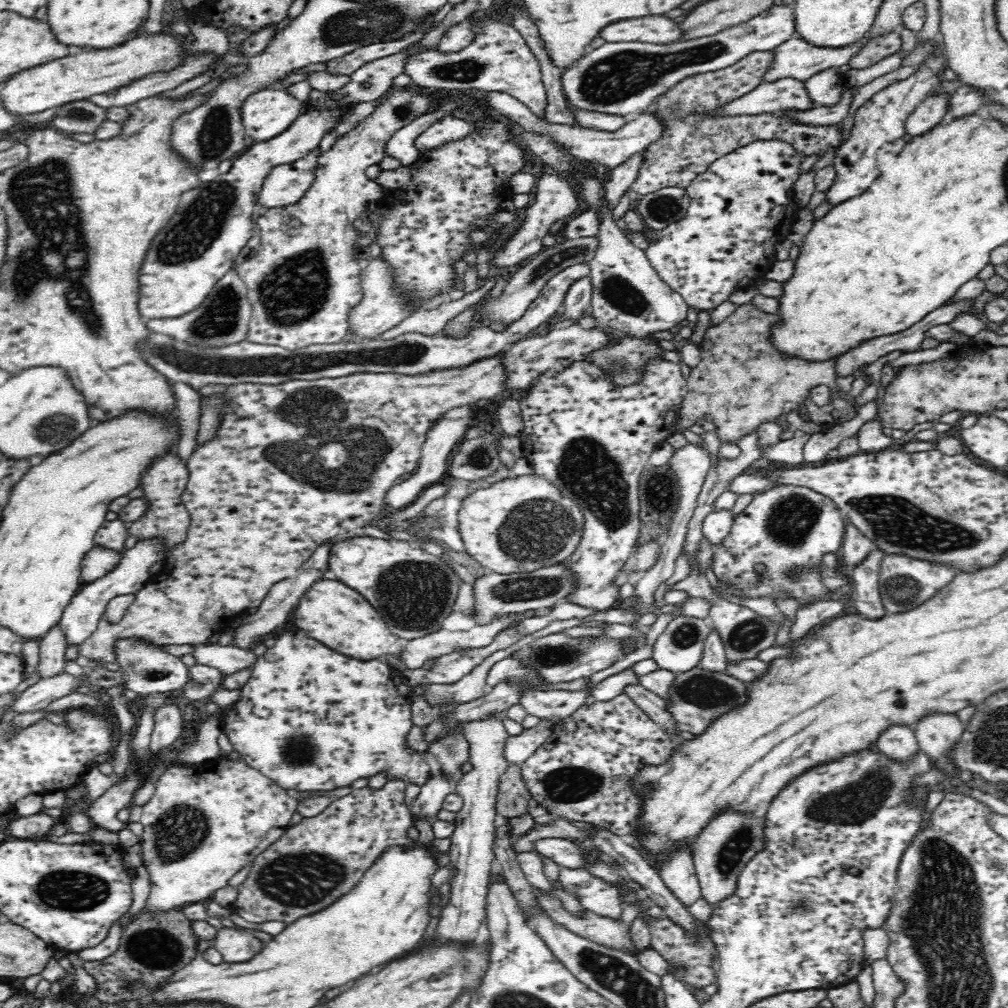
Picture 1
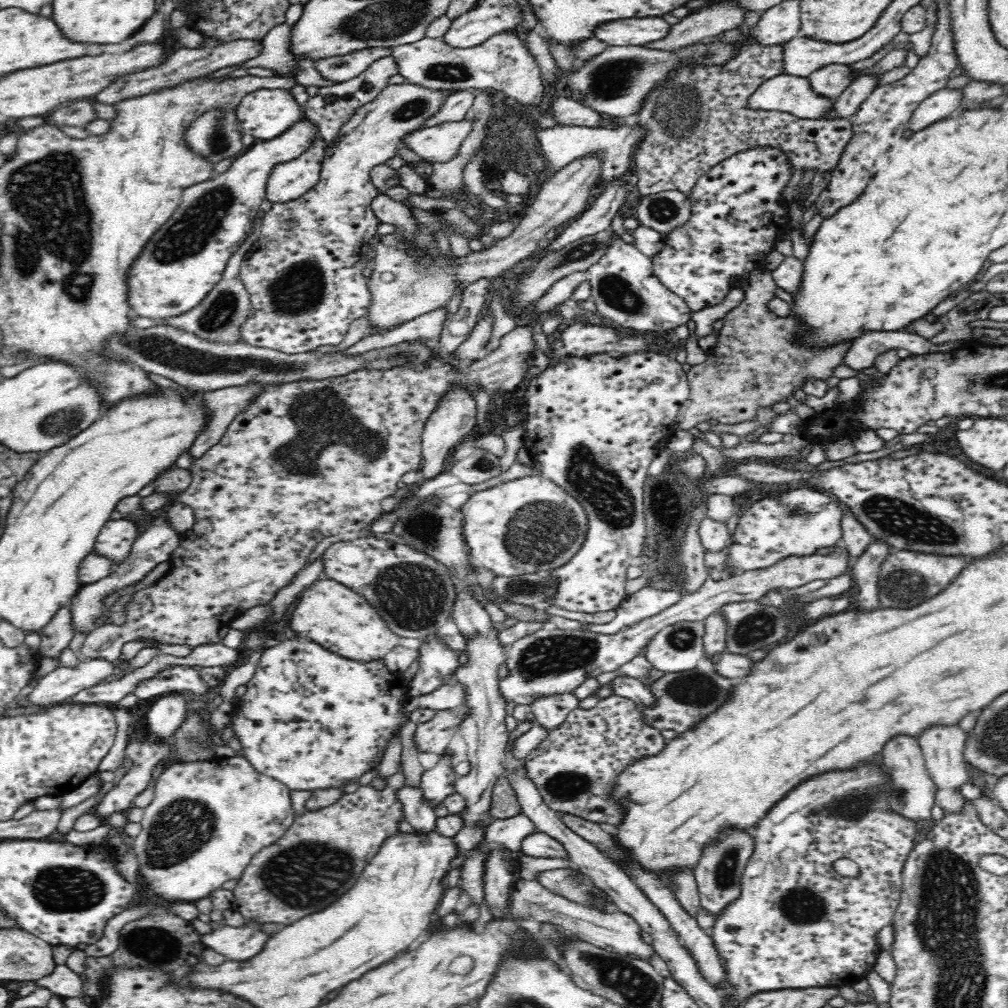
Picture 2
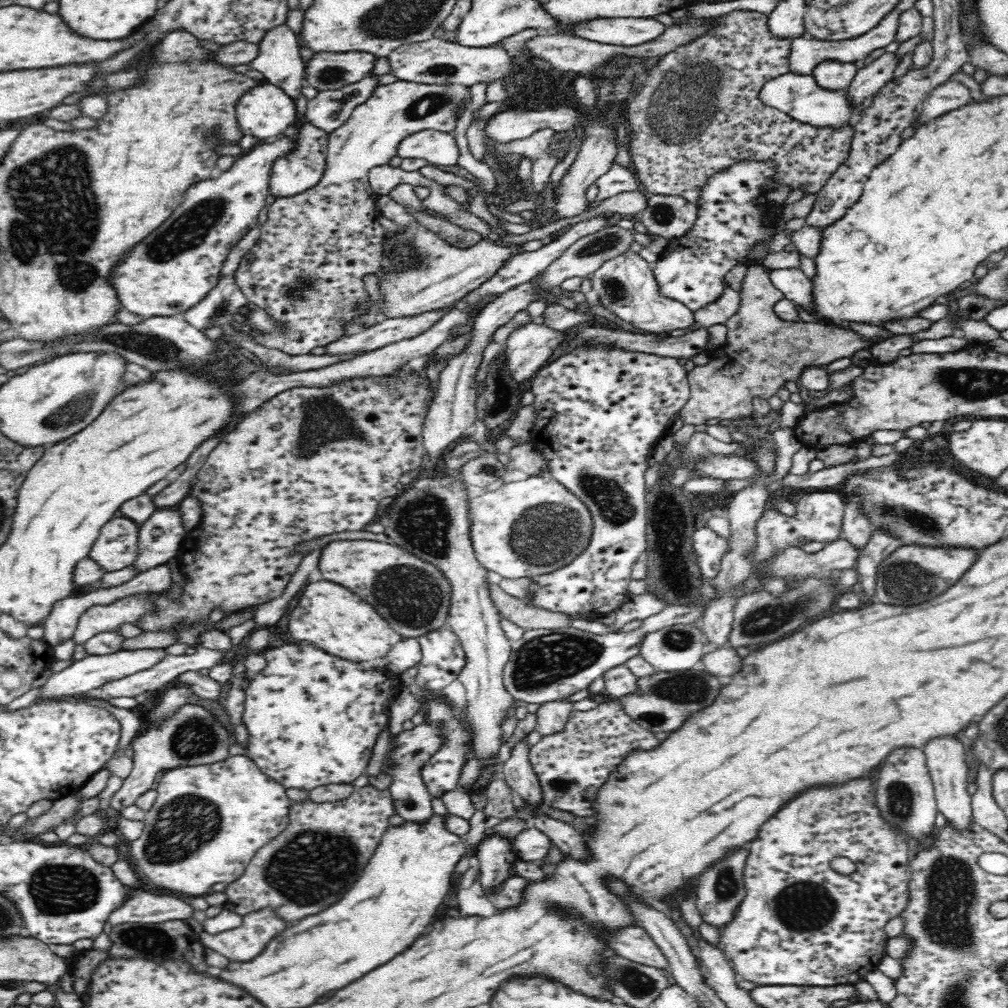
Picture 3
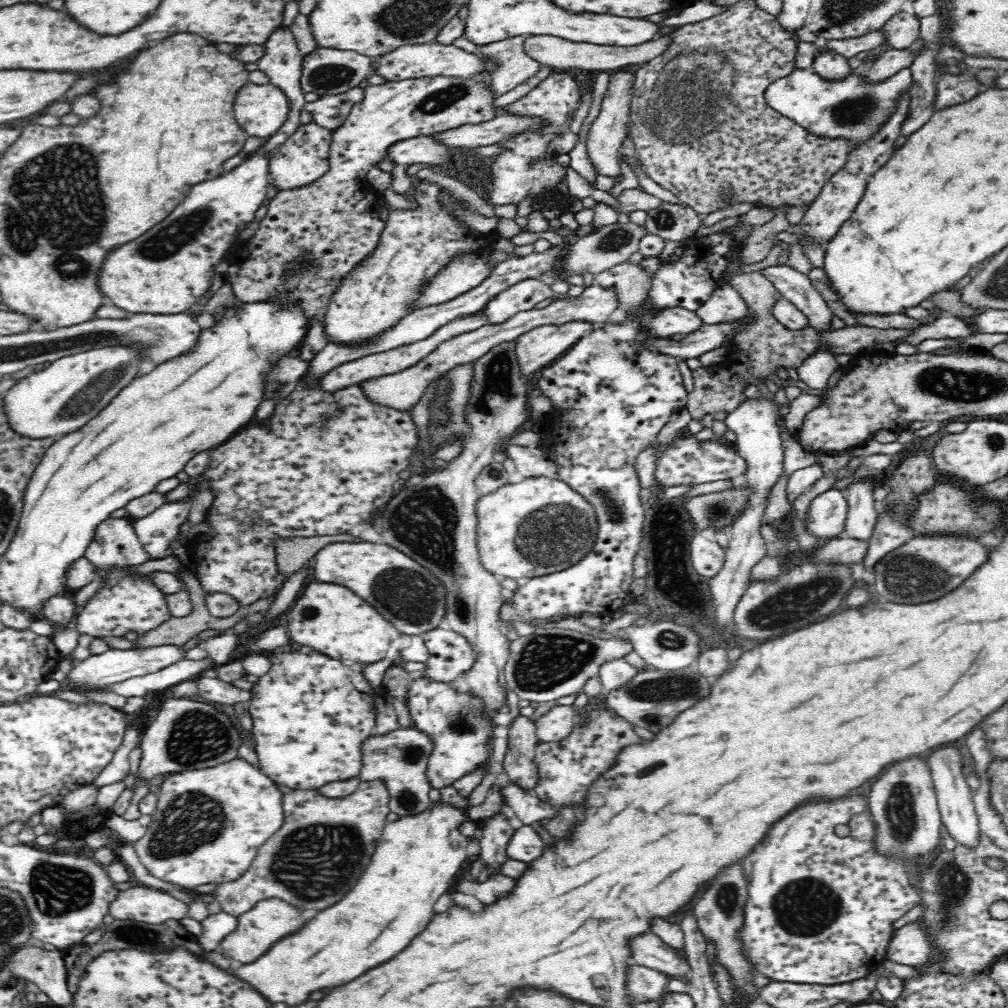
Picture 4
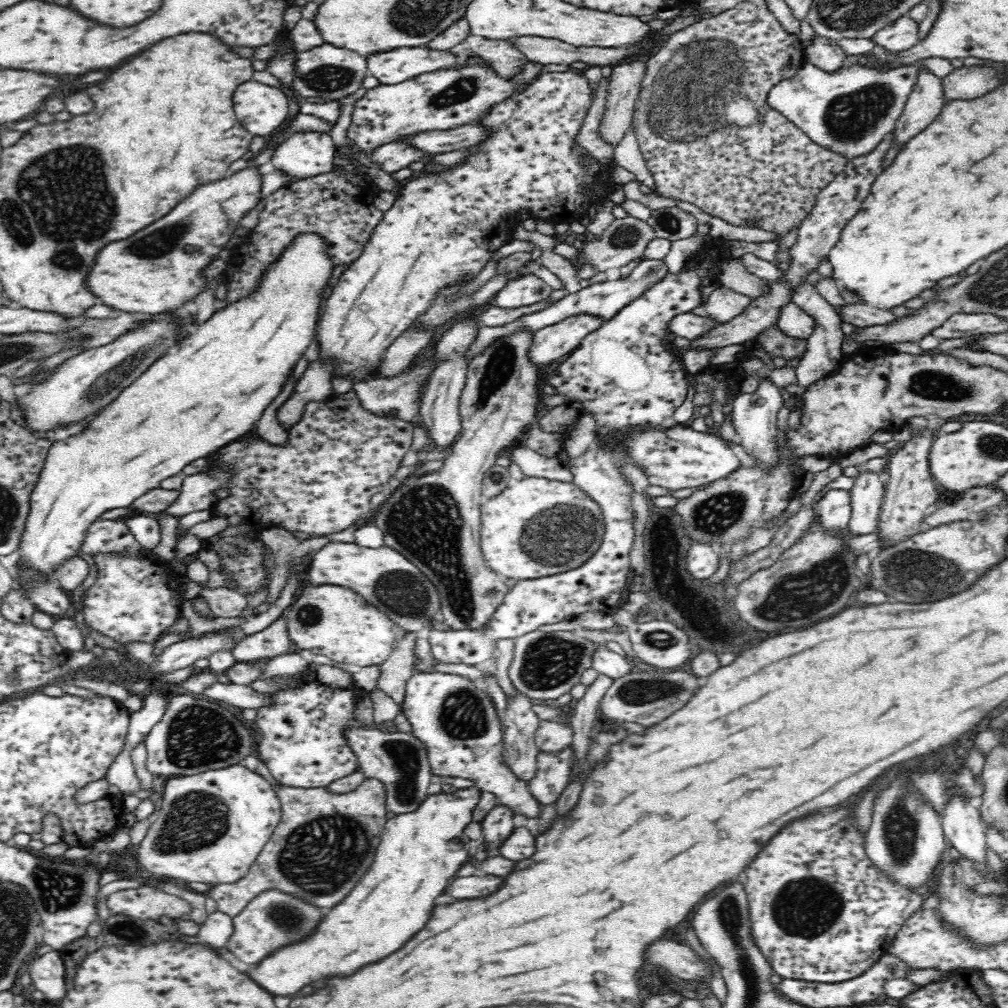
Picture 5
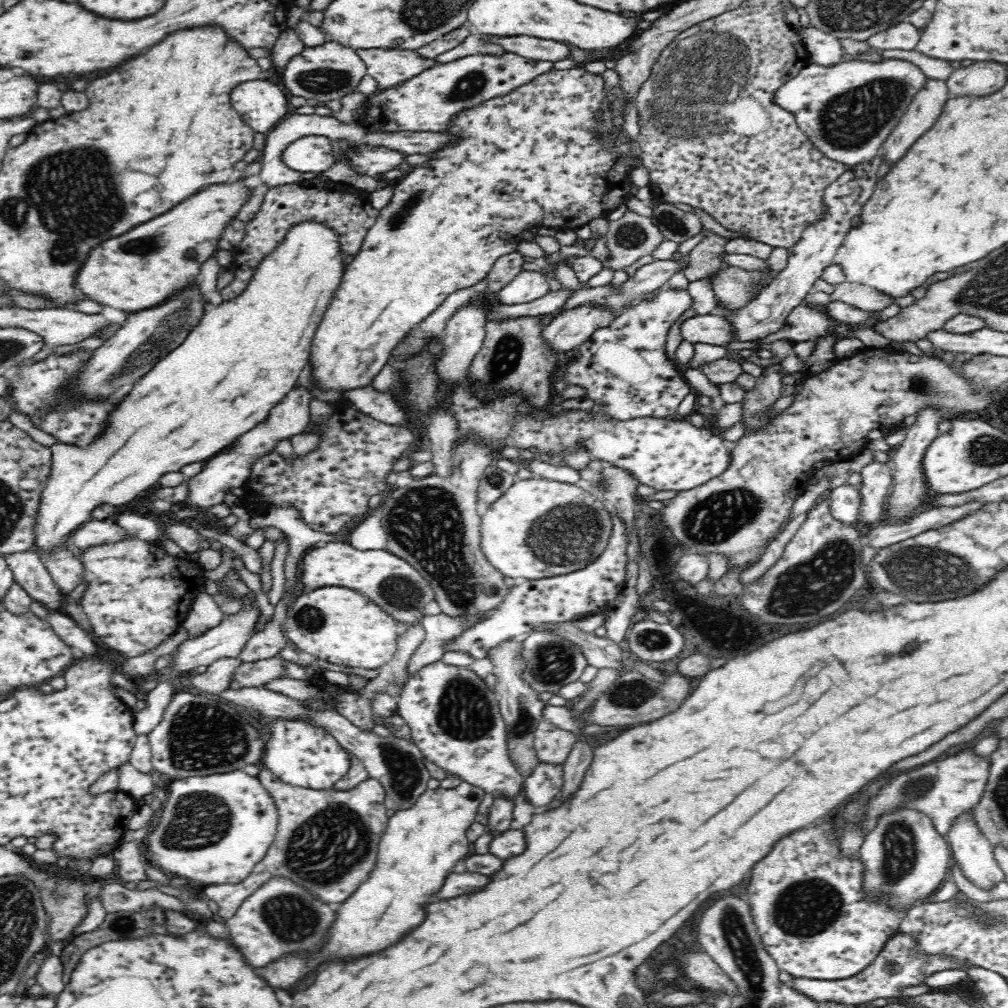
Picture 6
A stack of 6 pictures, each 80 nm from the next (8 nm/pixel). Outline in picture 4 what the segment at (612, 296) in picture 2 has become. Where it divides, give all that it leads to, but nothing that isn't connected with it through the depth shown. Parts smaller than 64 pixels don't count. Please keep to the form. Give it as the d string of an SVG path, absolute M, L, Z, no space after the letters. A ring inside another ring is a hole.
M620 264L595 276L600 287L614 287L620 306L632 315L646 300L650 293L652 279L640 265ZM670 308L658 316L644 318L644 325L653 331L657 338L670 338L673 334L690 334L702 328L704 322L694 311L684 308Z

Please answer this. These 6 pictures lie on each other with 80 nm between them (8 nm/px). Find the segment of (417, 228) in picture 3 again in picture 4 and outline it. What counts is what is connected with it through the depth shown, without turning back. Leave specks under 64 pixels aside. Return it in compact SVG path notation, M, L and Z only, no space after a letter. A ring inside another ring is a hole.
M488 250L488 252L484 252L480 258L462 256L462 258L454 260L454 262L450 262L448 268L442 270L442 272L426 286L426 290L421 292L421 297L416 301L416 307L420 309L441 304L442 302L456 298L460 296L460 294L464 294L464 292L468 292L468 290L480 285L491 274L491 266L487 265L487 263L489 262L489 257L492 252L494 251Z

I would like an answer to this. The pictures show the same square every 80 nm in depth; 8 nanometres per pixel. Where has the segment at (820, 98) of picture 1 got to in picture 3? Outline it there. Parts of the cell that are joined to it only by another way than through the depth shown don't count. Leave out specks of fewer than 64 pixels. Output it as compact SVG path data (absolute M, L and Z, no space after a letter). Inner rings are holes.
M824 60L814 66L812 76L817 83L828 90L840 90L850 86L857 73L854 63L838 62L837 60Z

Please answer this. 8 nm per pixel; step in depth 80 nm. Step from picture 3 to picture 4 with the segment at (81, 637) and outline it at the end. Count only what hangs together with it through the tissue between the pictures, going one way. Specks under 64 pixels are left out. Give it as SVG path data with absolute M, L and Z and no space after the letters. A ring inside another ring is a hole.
M112 566L100 570L101 587L87 600L78 615L77 631L86 632L90 636L116 636L124 638L128 632L134 632L141 637L165 623L172 613L168 608L166 596L149 578L133 566Z

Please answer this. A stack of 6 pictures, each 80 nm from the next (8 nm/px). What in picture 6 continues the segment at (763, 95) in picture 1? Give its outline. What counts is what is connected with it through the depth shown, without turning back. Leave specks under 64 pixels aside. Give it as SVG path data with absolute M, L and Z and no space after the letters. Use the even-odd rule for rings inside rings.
M882 58L879 61L852 59L828 66L810 61L808 66L776 91L774 102L795 116L799 128L821 153L828 159L838 161L847 169L851 169L871 161L879 154L883 142L899 123L901 116L907 113L915 94L924 88L927 80L928 77L918 66L905 59Z

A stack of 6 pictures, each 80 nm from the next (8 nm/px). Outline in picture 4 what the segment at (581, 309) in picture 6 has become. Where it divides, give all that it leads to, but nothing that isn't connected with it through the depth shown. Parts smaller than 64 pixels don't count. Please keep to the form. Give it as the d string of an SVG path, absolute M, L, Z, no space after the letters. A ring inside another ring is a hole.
M578 320L560 326L539 326L521 334L515 348L520 370L529 375L548 362L556 361L560 354L564 354L595 327L596 324Z

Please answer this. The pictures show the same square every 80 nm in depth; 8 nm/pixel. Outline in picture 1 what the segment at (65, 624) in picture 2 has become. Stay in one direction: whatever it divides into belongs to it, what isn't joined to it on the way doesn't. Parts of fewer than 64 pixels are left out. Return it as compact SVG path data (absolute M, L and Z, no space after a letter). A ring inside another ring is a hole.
M54 624L41 639L39 639L40 661L37 666L42 677L54 676L64 670L65 652L68 644L66 635L58 624Z

